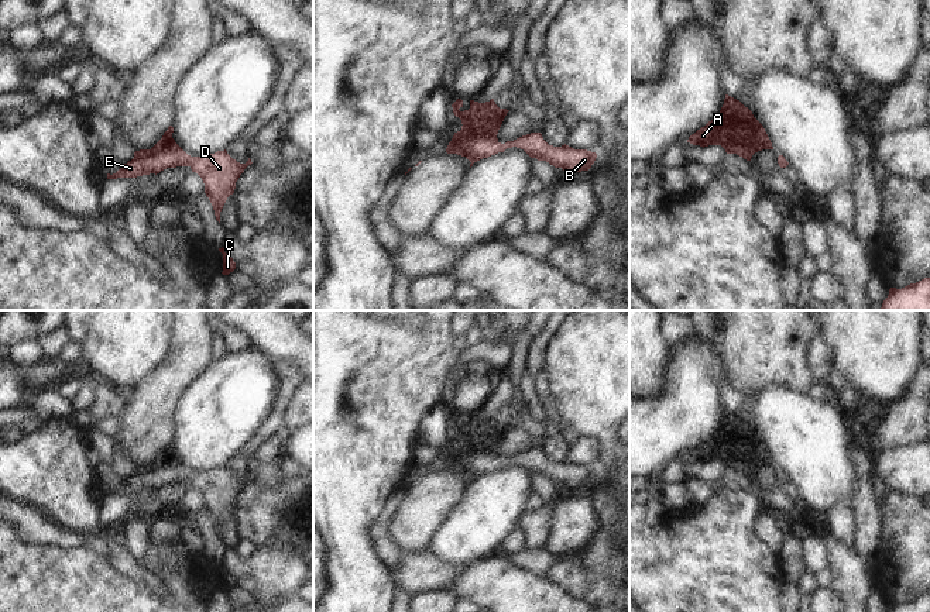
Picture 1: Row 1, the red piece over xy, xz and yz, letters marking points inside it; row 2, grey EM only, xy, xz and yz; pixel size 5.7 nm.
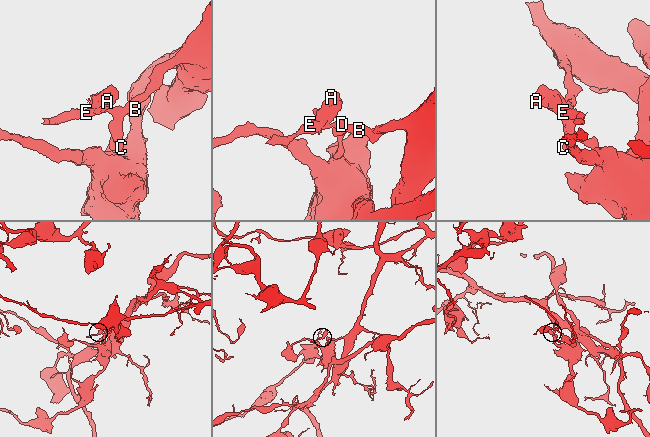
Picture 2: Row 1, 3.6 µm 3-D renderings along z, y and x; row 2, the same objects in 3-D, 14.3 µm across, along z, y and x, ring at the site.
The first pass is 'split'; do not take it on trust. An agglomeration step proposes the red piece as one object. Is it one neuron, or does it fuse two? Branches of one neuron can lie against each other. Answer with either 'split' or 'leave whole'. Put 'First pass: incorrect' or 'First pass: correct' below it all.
leave whole
First pass: incorrect

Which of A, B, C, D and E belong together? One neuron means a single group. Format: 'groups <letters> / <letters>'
groups A B C D E

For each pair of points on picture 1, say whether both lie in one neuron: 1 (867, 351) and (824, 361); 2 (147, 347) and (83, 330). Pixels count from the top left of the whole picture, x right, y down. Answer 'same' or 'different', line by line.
1: different
2: same

